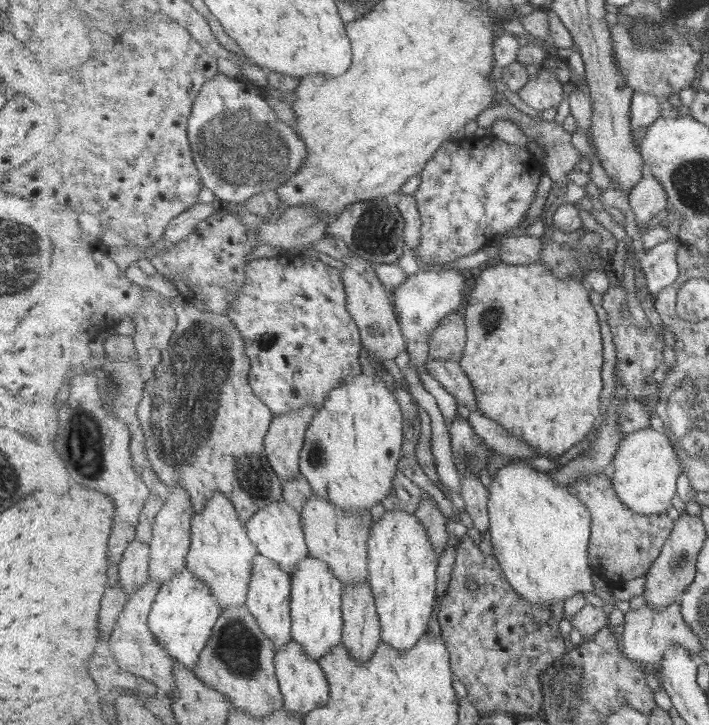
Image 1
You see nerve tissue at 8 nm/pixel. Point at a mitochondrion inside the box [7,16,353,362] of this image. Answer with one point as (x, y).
(242, 147)

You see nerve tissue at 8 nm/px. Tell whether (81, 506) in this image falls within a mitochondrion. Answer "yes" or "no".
no

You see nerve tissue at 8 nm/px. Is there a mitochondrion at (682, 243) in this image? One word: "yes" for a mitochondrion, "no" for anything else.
no

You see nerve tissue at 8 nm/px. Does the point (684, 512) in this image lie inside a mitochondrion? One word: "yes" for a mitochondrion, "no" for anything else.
no

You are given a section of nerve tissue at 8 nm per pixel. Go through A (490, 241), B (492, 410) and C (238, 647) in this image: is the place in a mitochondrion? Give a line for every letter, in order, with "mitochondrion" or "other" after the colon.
A: other
B: other
C: mitochondrion

